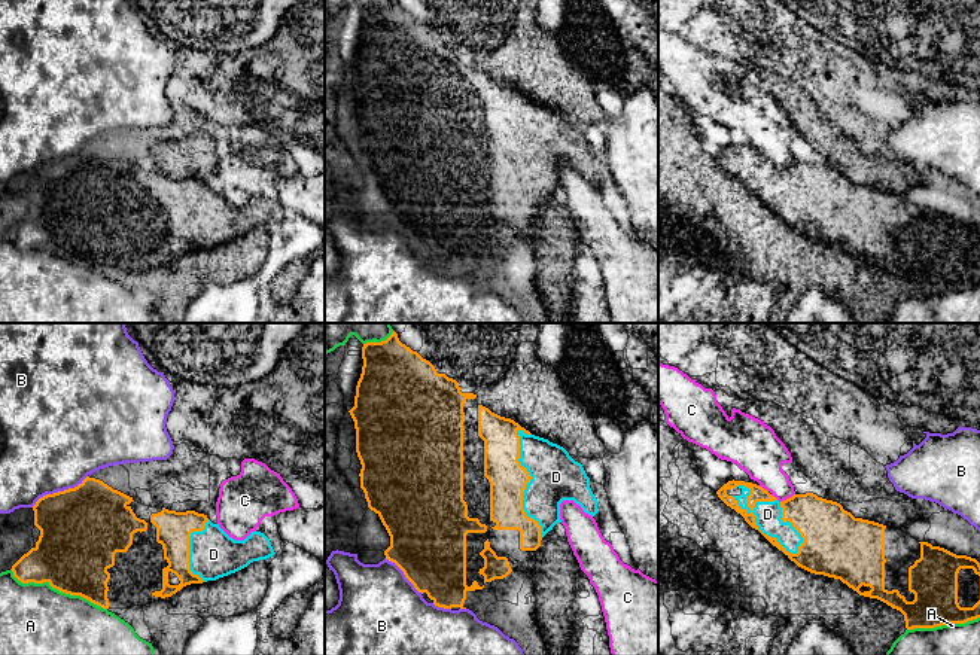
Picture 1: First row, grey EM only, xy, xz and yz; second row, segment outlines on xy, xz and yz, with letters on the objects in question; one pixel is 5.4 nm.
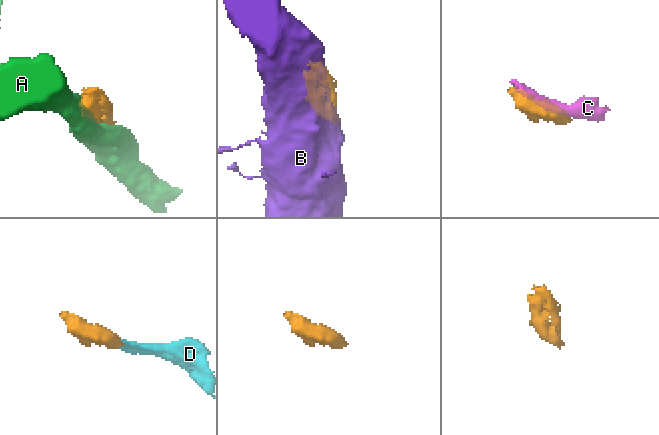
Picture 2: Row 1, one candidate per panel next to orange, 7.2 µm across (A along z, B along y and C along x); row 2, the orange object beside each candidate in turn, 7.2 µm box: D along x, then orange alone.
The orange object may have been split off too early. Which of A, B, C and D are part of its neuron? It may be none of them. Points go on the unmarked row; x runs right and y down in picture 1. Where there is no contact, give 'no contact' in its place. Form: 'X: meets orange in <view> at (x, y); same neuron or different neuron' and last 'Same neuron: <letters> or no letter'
A: meets orange in xy at (57, 255); different neuron
B: meets orange in xy at (58, 158); different neuron
C: meets orange in yz at (787, 165); different neuron
D: meets orange in yz at (754, 188); same neuron
Same neuron: D

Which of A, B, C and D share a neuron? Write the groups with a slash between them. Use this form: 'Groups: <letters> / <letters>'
Groups: A / B / C / D

